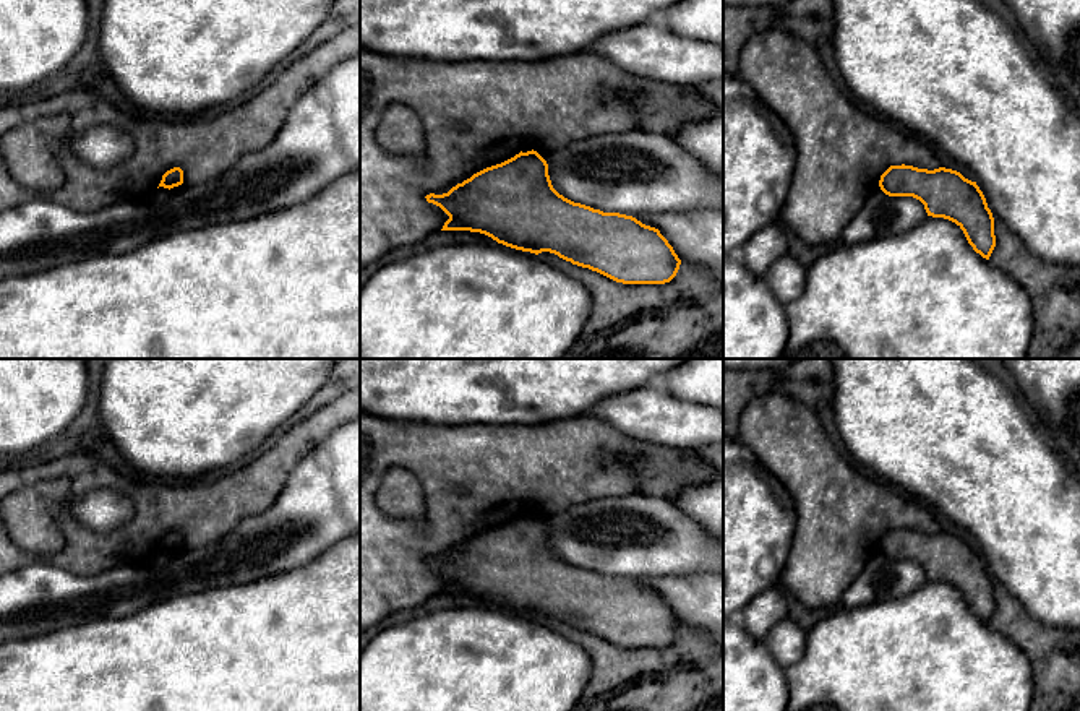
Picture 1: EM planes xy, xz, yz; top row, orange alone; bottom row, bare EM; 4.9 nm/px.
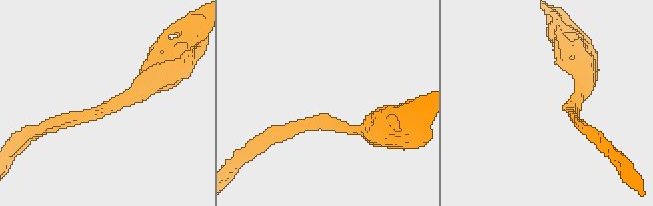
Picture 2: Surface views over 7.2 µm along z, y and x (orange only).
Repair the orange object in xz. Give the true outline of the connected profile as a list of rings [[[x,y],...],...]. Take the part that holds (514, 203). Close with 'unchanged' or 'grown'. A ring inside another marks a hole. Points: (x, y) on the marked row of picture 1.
[[[534,149],[474,174],[448,193],[430,193],[425,198],[449,216],[441,231],[480,232],[498,243],[535,255],[550,252],[616,282],[665,284],[681,265],[658,229],[632,216],[603,213],[559,195],[551,185],[546,161]]]; unchanged

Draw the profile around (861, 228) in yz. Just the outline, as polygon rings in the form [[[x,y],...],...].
[[[876,187],[869,198],[864,201],[859,213],[851,219],[848,226],[845,226],[840,243],[858,243],[864,240],[871,240],[876,237],[876,227],[874,227],[874,211],[877,209],[879,203],[884,200],[885,193],[881,190],[881,187]]]

